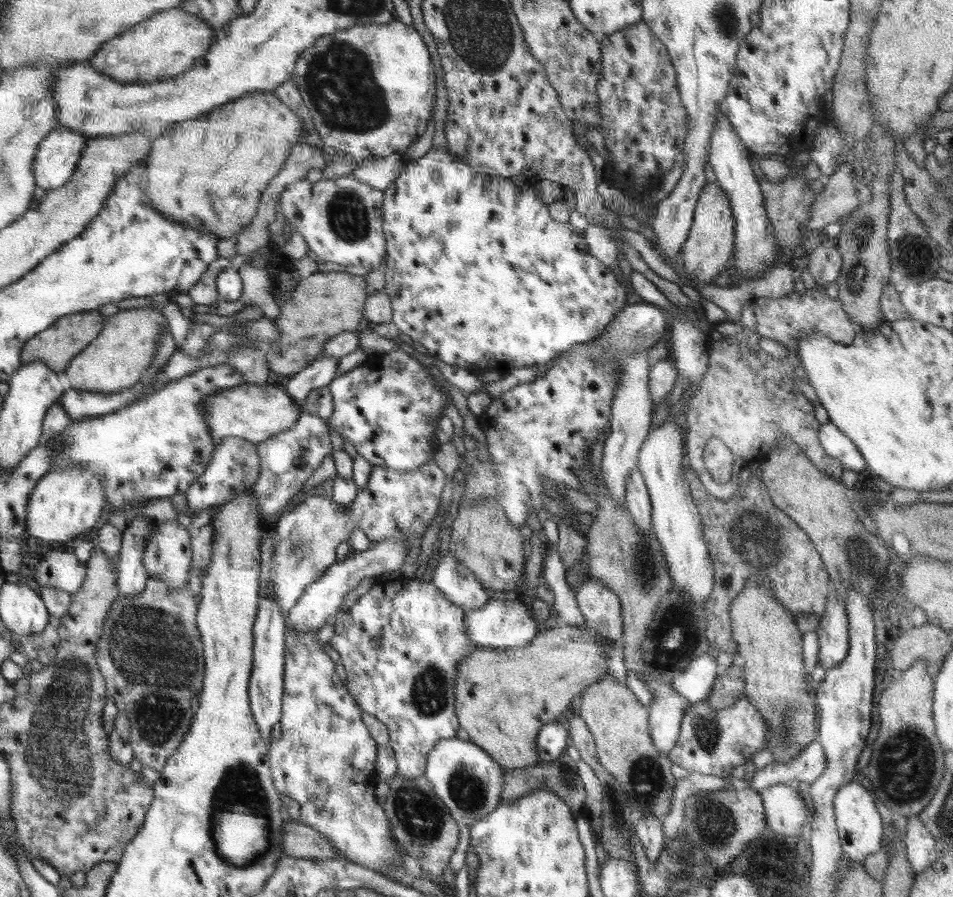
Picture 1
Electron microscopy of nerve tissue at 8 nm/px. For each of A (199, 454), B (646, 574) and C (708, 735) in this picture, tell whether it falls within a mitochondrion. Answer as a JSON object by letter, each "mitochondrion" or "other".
{"A":"other","B":"mitochondrion","C":"mitochondrion"}

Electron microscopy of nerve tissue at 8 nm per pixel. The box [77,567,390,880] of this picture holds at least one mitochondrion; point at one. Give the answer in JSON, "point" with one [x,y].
{"point":[152,649]}

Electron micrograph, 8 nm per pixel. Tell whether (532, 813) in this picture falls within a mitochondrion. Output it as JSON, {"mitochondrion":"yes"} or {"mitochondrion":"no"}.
{"mitochondrion":"no"}

